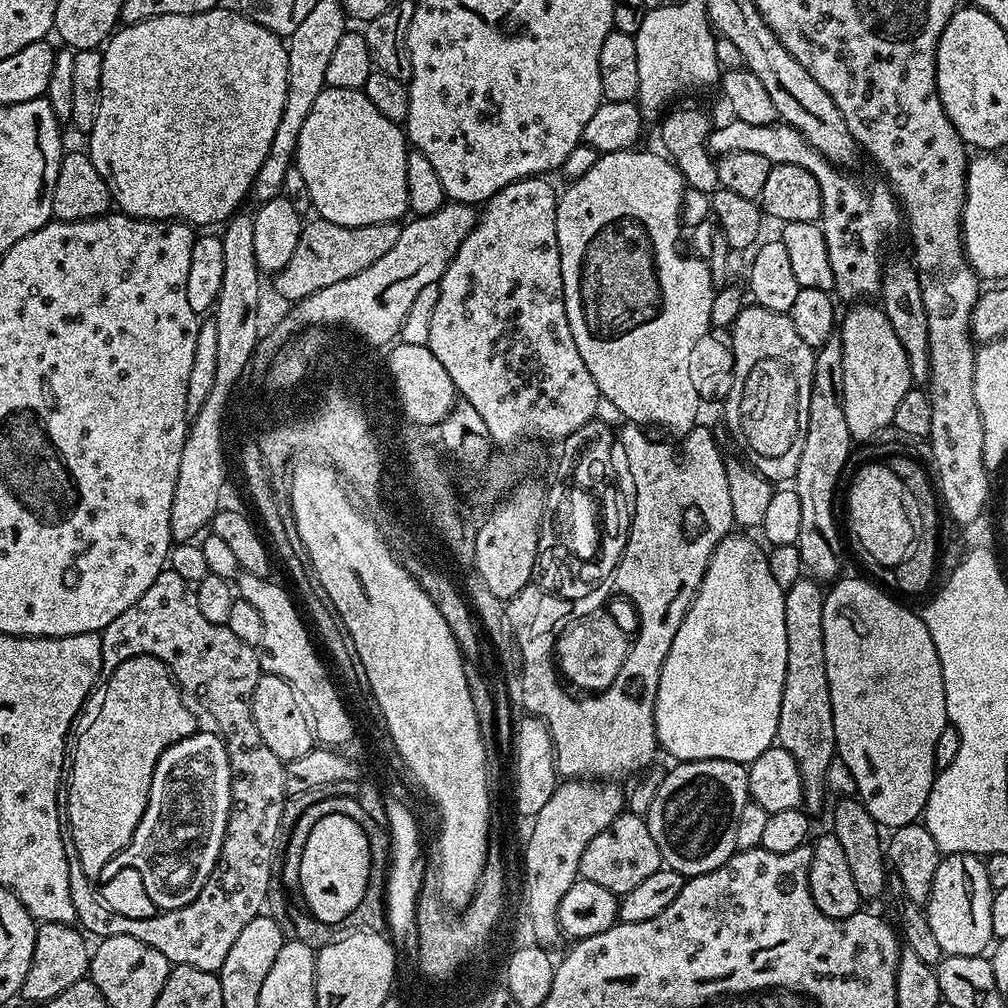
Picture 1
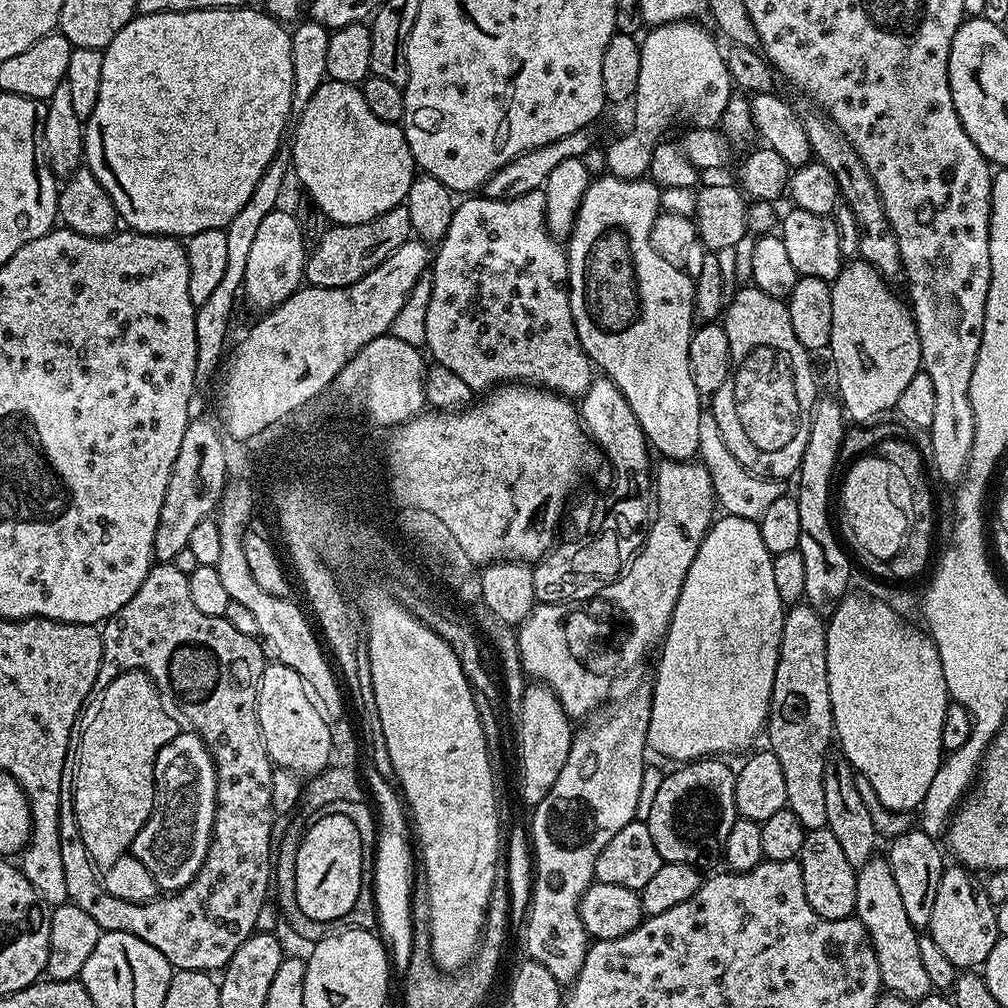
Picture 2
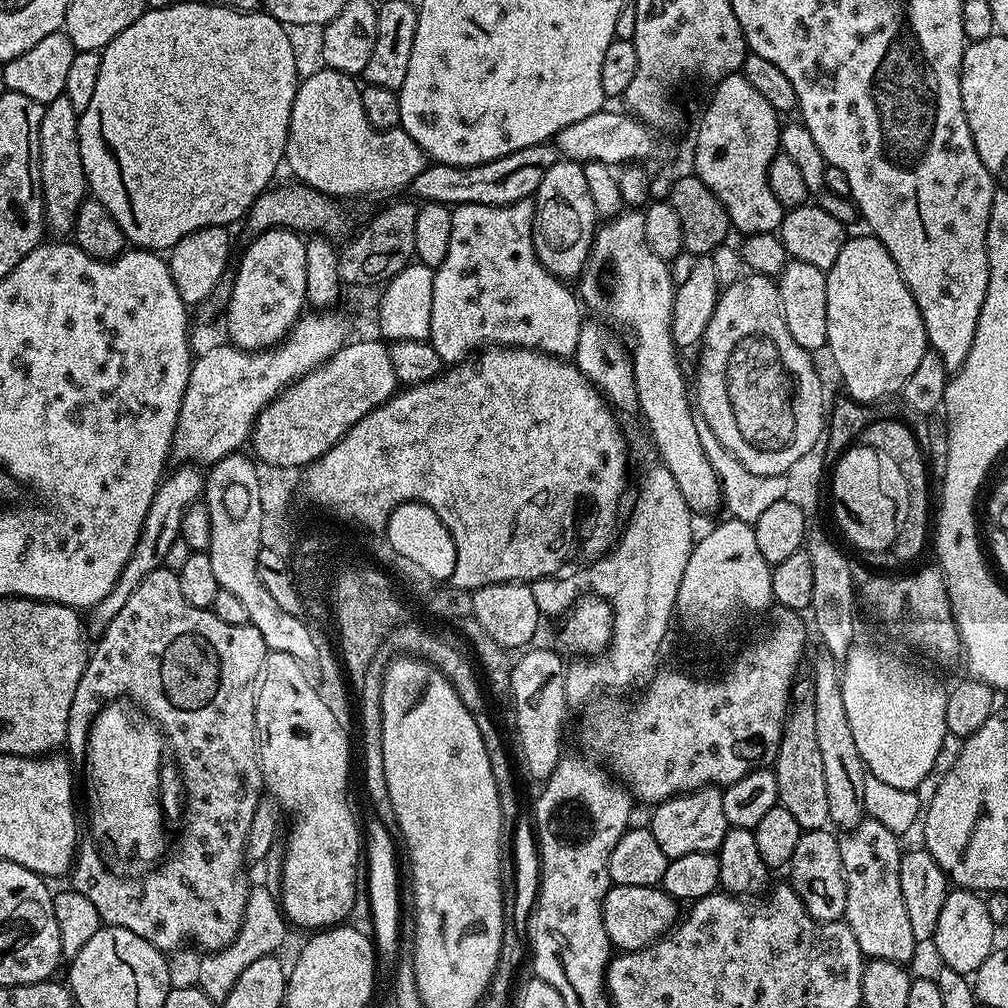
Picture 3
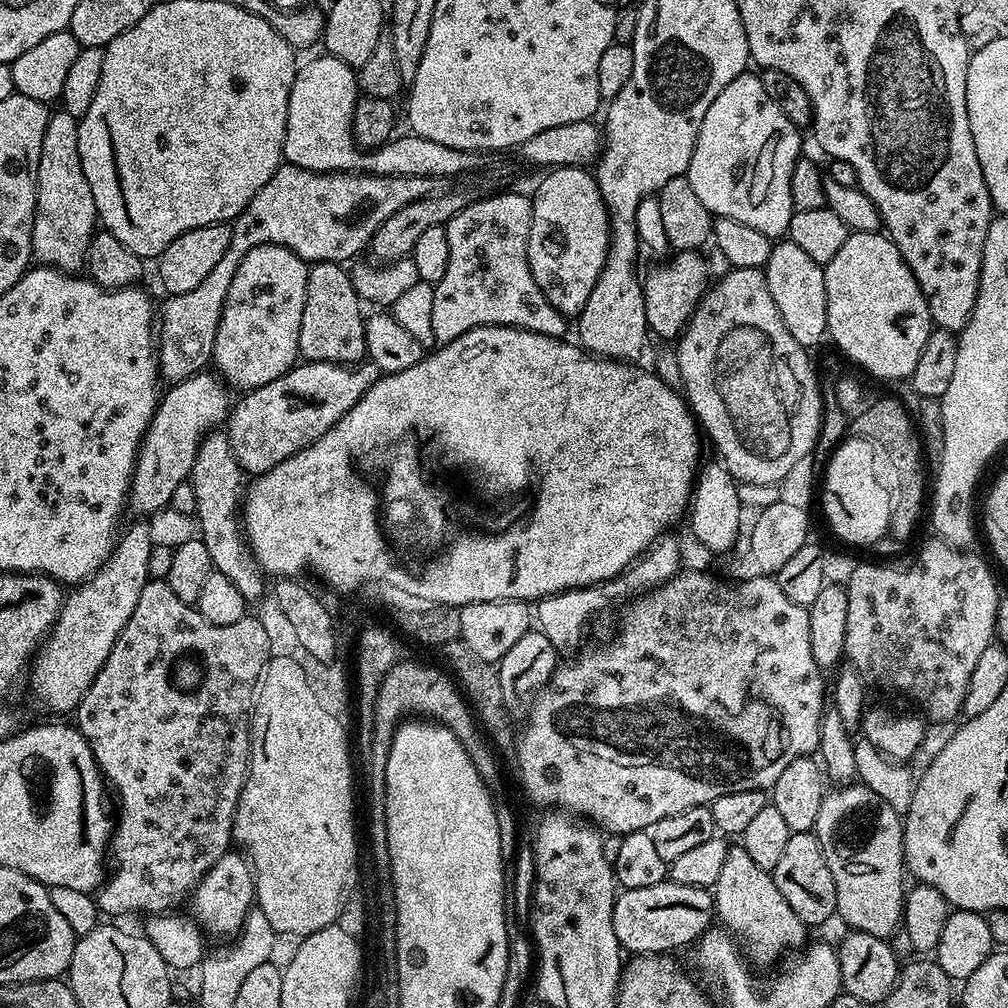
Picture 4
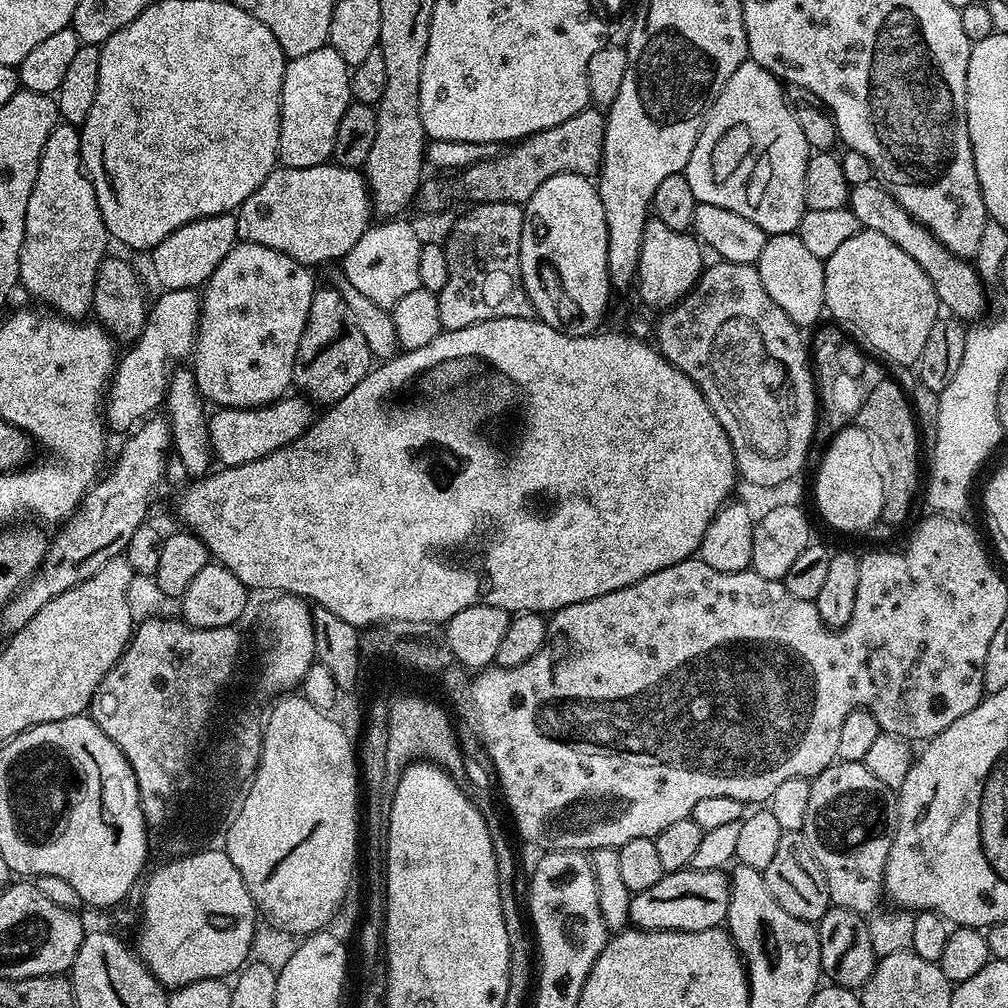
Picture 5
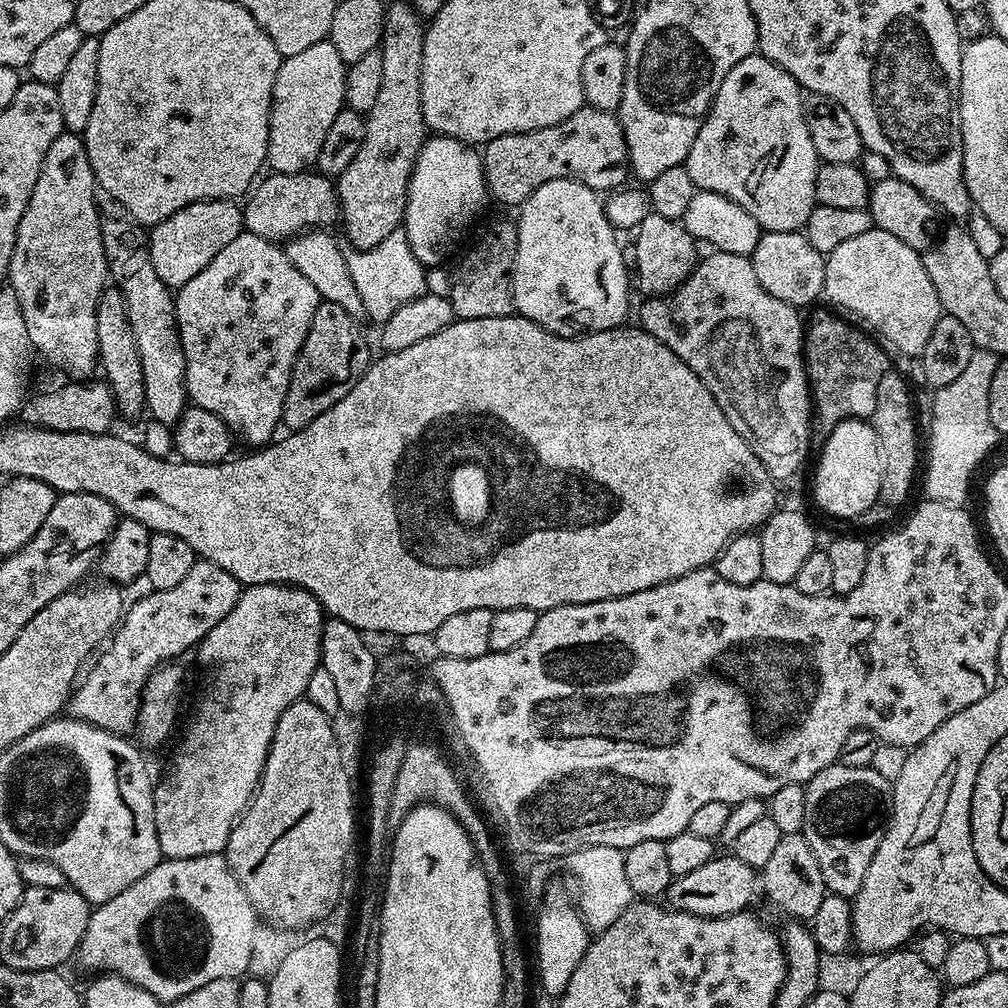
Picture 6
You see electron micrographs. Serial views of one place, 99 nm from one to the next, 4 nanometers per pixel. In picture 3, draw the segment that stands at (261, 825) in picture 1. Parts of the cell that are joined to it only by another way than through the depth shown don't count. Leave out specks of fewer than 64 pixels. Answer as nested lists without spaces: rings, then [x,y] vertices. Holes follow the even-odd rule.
[[[163,566],[154,569],[150,574],[146,574],[146,578],[142,578],[142,582],[138,582],[138,590],[134,590],[134,594],[130,594],[130,598],[126,598],[126,606],[122,606],[122,610],[118,610],[118,614],[114,614],[114,618],[108,624],[103,625],[102,631],[104,633],[101,634],[100,641],[97,644],[95,641],[94,647],[91,649],[88,665],[82,674],[82,678],[78,678],[78,690],[74,690],[74,702],[70,702],[70,718],[66,722],[66,738],[64,739],[64,744],[69,752],[67,752],[67,755],[73,765],[83,765],[88,750],[88,731],[91,730],[97,714],[103,710],[106,702],[116,702],[121,698],[127,698],[135,707],[143,710],[159,725],[171,751],[173,748],[176,751],[177,758],[180,759],[178,768],[182,773],[183,795],[186,797],[182,814],[184,814],[185,822],[188,823],[188,829],[184,832],[184,845],[180,848],[180,857],[177,858],[176,864],[164,864],[161,868],[158,868],[159,866],[153,867],[151,871],[139,878],[121,874],[116,870],[111,872],[106,864],[107,859],[95,839],[91,835],[86,834],[86,837],[83,835],[77,841],[76,858],[73,861],[70,873],[71,891],[83,894],[92,903],[94,910],[98,910],[101,921],[105,925],[130,930],[134,934],[138,934],[138,938],[146,938],[146,942],[150,942],[160,952],[171,954],[175,948],[180,948],[183,944],[188,943],[197,944],[198,947],[204,948],[200,950],[205,953],[217,952],[219,948],[225,948],[238,934],[242,914],[246,910],[246,898],[250,887],[250,881],[244,877],[243,864],[246,864],[244,847],[254,822],[254,810],[265,791],[262,770],[260,769],[260,741],[256,739],[256,690],[264,659],[269,654],[268,647],[266,642],[262,642],[262,634],[258,634],[258,630],[252,624],[222,622],[222,618],[215,616],[209,609],[190,606],[190,602],[186,602],[186,598],[182,598],[182,586],[178,586],[176,573]]]

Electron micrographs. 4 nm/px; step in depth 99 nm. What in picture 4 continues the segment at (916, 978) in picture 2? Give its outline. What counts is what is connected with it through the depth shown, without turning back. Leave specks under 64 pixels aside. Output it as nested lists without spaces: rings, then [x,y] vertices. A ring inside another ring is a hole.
[[[861,782],[836,786],[825,795],[814,829],[822,854],[826,854],[826,866],[830,866],[830,878],[834,878],[836,891],[836,916],[844,919],[854,932],[892,938],[897,935],[904,918],[906,895],[906,865],[904,862],[904,821],[889,802],[884,801]]]

